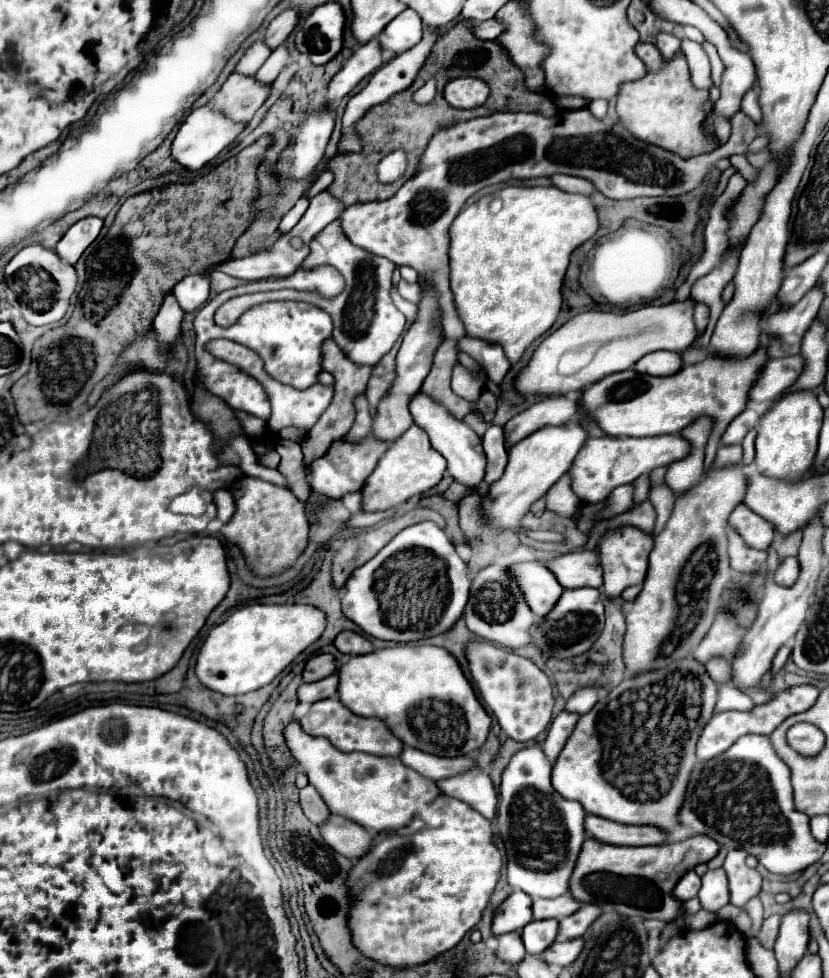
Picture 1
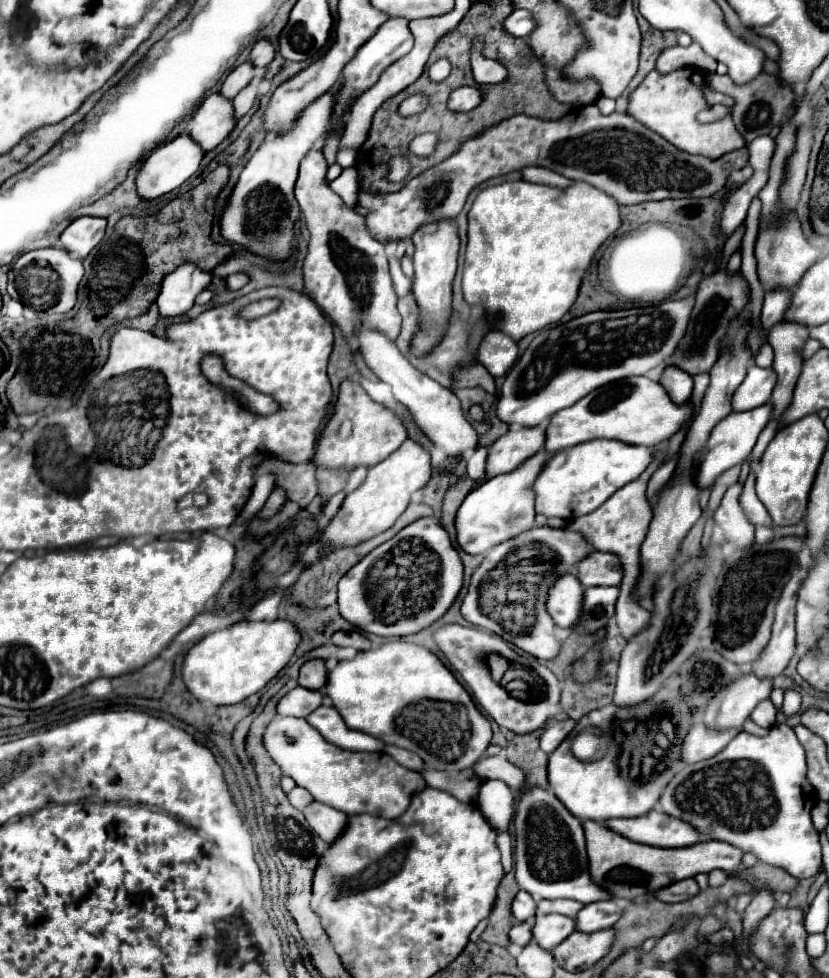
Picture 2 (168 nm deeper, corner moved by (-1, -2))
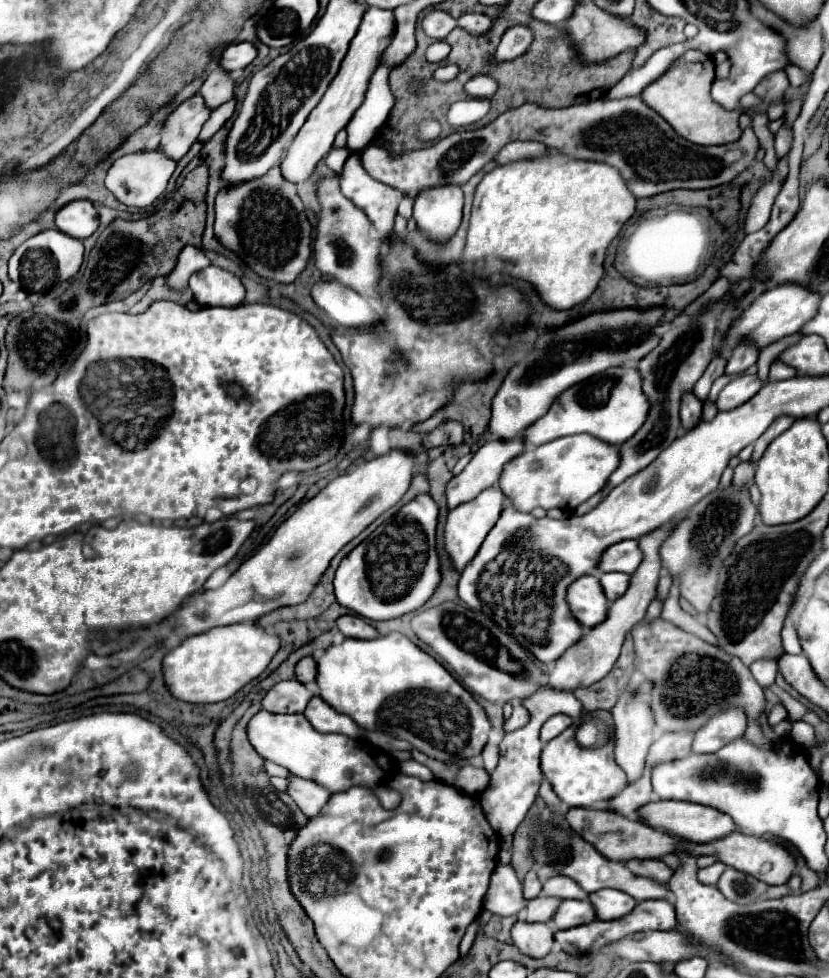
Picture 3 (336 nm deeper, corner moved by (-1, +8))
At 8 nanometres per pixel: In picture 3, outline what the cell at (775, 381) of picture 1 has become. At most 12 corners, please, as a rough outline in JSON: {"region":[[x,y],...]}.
{"region":[[737,375],[717,399],[717,409],[749,401],[765,383]]}

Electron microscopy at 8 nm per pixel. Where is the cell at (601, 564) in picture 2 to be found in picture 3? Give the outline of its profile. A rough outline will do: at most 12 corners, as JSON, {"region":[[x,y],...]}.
{"region":[[637,541],[607,547],[597,563],[599,573],[631,575],[643,553]]}

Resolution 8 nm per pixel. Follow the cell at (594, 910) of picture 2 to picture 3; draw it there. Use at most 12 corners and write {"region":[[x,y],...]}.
{"region":[[599,889],[587,901],[597,919],[619,919],[637,905],[617,889]]}

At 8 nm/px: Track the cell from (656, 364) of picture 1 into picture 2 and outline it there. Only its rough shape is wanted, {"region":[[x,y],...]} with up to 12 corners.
{"region":[[667,367],[661,385],[671,401],[685,405],[691,399],[693,379]]}

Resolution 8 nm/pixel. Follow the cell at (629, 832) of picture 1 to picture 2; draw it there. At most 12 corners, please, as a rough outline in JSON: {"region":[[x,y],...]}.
{"region":[[655,809],[605,825],[631,841],[685,847],[695,827]]}

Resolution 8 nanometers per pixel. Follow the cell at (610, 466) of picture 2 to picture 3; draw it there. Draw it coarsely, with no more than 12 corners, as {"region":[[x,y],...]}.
{"region":[[587,433],[507,463],[499,487],[523,513],[575,511],[619,467]]}

